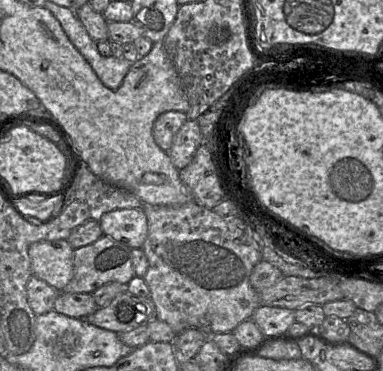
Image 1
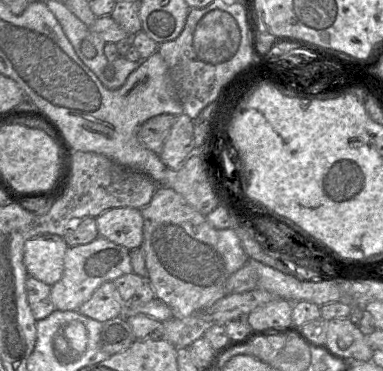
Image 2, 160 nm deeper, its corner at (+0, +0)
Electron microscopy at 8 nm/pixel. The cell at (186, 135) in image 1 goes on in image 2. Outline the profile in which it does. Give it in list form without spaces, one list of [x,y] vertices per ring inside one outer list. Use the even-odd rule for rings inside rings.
[[[185,113],[175,116],[164,142],[160,158],[166,167],[178,169],[193,153],[194,128],[192,119]]]

